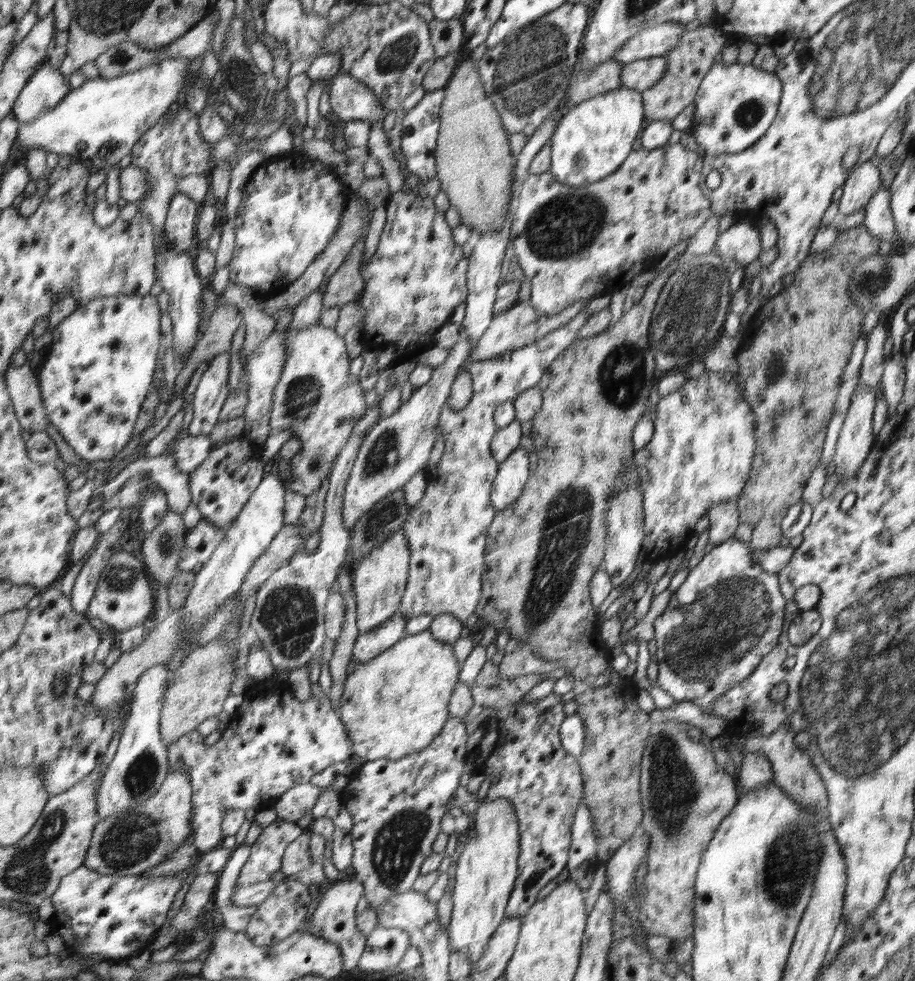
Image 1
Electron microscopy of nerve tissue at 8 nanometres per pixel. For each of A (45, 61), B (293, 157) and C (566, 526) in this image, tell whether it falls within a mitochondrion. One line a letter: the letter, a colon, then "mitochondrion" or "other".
A: other
B: other
C: mitochondrion

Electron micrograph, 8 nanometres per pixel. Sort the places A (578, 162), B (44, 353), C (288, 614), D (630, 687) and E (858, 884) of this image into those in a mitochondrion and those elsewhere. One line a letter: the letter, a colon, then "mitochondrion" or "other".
A: mitochondrion
B: other
C: mitochondrion
D: other
E: other

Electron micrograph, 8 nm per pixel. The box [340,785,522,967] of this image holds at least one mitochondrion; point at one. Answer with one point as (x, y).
(397, 844)

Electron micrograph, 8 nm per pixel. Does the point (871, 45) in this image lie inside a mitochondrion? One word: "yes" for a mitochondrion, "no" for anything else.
yes

